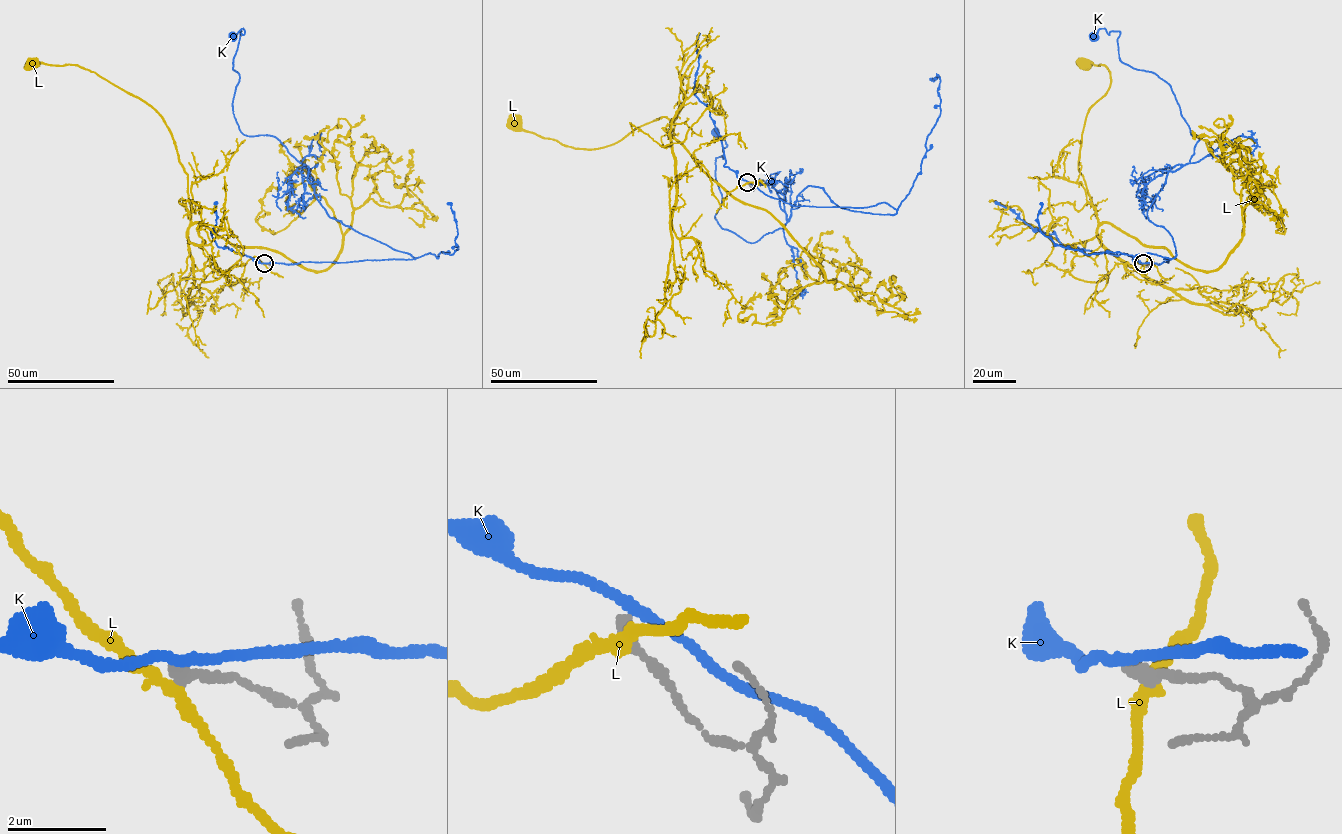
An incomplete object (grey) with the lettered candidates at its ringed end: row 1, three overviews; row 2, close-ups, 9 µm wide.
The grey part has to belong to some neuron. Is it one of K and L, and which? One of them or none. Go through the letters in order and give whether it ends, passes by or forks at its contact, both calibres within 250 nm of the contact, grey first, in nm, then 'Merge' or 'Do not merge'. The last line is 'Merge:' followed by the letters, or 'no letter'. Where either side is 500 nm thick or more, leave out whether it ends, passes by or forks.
K: It passes by. Thickness 280 nm (grey) against 200 nm. Do not merge
L: It passes by. Thickness 320 nm (grey) against 240 nm. Do not merge
Merge: no letter

